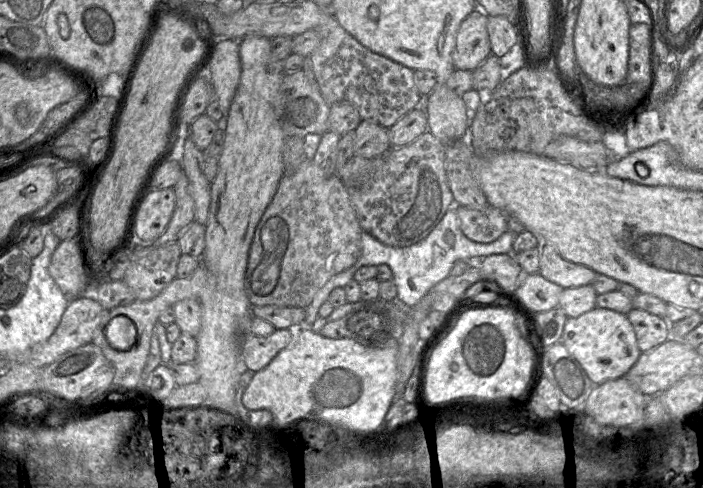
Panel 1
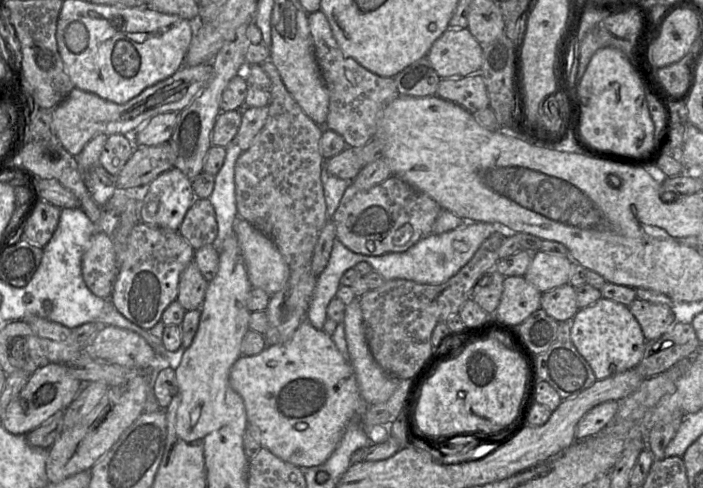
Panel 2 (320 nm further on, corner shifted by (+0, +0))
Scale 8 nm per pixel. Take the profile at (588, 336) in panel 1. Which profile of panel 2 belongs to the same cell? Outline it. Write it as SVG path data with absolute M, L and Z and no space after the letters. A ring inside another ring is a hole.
M603 297L577 311L573 317L571 340L590 364L597 380L635 368L646 347L641 327L629 307Z

